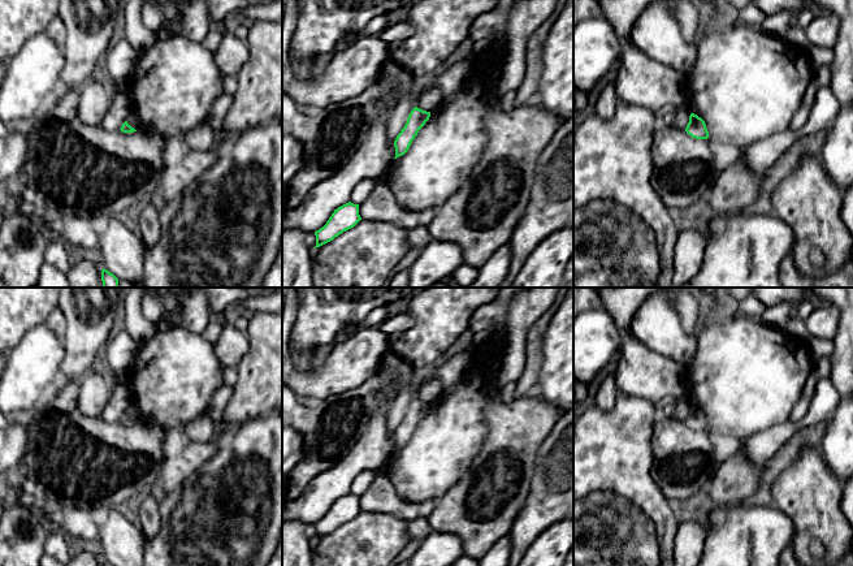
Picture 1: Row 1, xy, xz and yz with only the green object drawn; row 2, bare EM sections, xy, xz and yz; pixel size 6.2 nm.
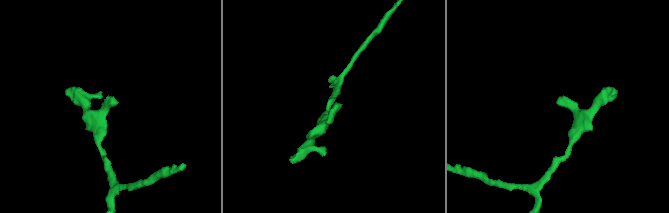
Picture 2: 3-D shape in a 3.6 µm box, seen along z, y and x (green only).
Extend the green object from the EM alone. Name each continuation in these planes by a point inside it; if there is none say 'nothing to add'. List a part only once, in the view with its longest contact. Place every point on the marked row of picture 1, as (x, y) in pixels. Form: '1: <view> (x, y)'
1: yz (682, 119)

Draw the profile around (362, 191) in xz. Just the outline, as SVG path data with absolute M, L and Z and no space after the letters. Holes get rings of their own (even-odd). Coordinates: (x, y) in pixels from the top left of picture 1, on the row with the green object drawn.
M365 178L364 181L359 182L350 195L350 202L354 204L364 203L373 193L377 185L378 180L376 178Z

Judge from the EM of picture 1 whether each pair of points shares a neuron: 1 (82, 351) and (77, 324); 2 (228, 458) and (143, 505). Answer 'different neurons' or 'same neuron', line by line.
1: same neuron
2: different neurons

